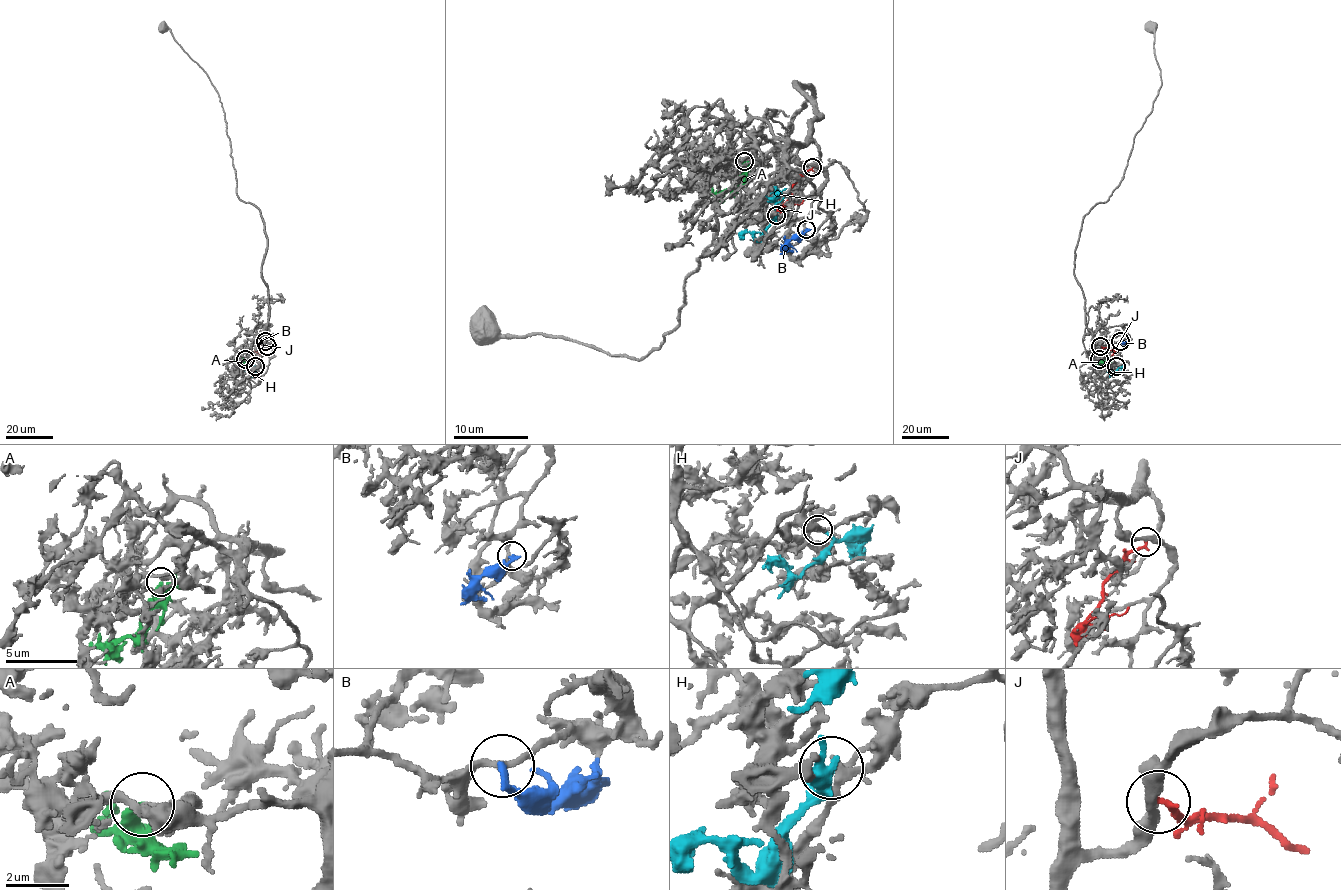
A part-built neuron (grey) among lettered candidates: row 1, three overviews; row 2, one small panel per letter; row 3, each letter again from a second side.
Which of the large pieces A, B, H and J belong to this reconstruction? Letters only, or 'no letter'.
A

